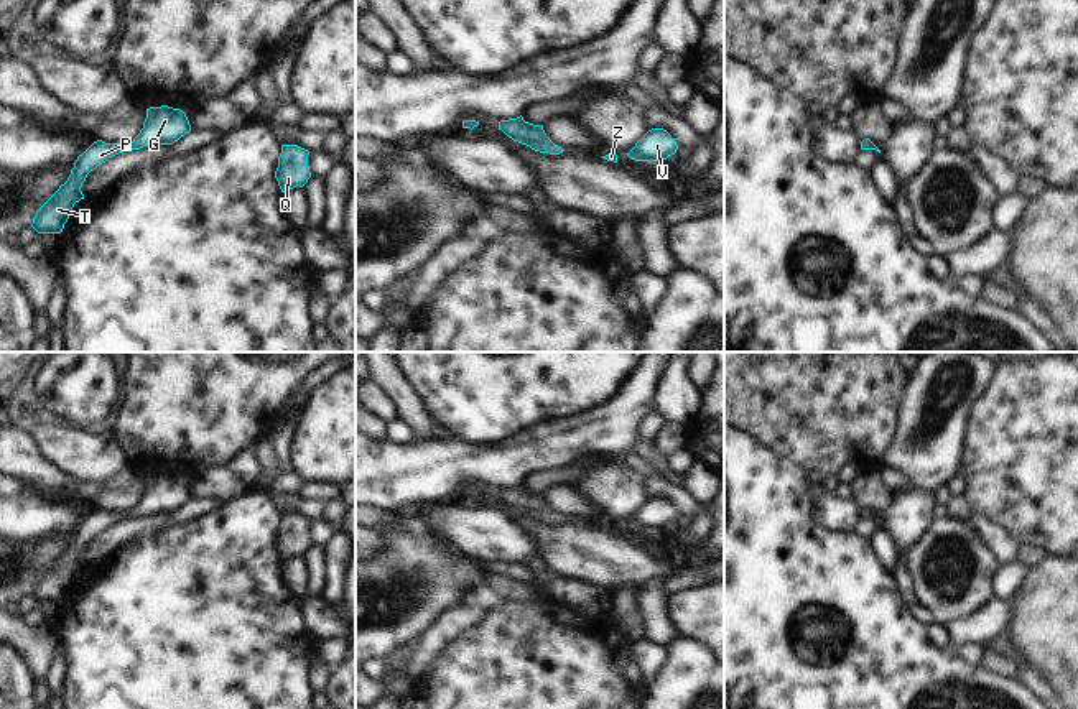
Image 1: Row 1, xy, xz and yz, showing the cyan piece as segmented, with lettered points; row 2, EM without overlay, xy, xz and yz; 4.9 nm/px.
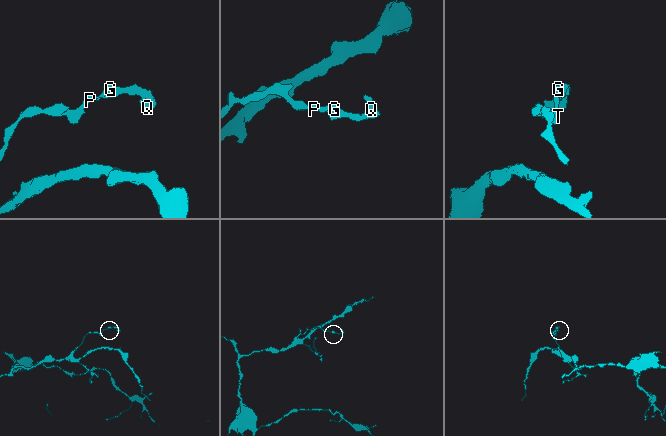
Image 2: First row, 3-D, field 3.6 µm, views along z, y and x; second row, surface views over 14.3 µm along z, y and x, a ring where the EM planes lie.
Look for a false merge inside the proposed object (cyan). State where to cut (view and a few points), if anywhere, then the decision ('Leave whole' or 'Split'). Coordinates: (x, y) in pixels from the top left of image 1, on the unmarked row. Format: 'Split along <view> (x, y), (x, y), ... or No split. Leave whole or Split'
No split. Leave whole

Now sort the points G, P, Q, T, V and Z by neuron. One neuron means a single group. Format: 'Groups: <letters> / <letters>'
Groups: G P Q T V Z

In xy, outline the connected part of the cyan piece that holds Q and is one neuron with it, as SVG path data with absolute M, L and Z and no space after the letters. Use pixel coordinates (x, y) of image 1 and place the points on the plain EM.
M281 513L278 536L275 540L281 561L296 554L303 556L308 551L311 546L308 523L309 520L298 513Z

